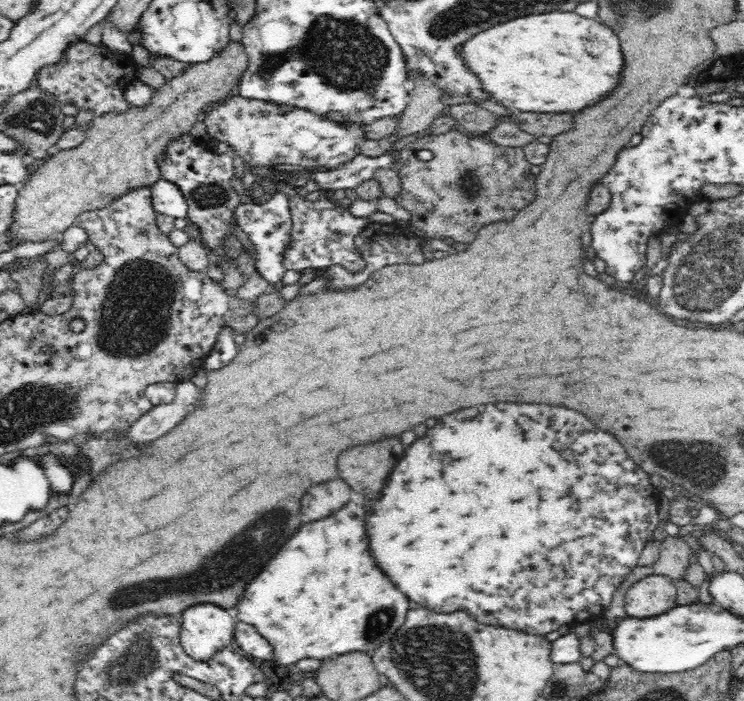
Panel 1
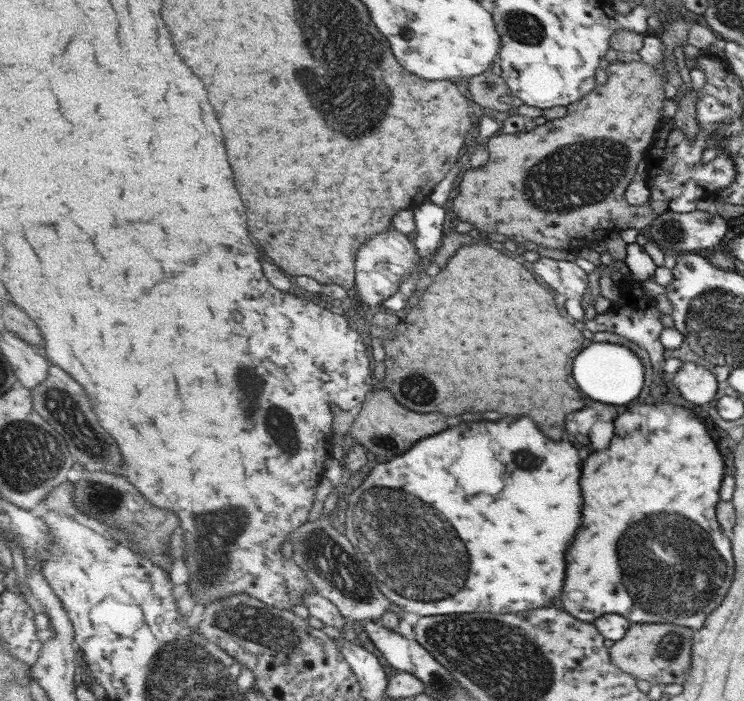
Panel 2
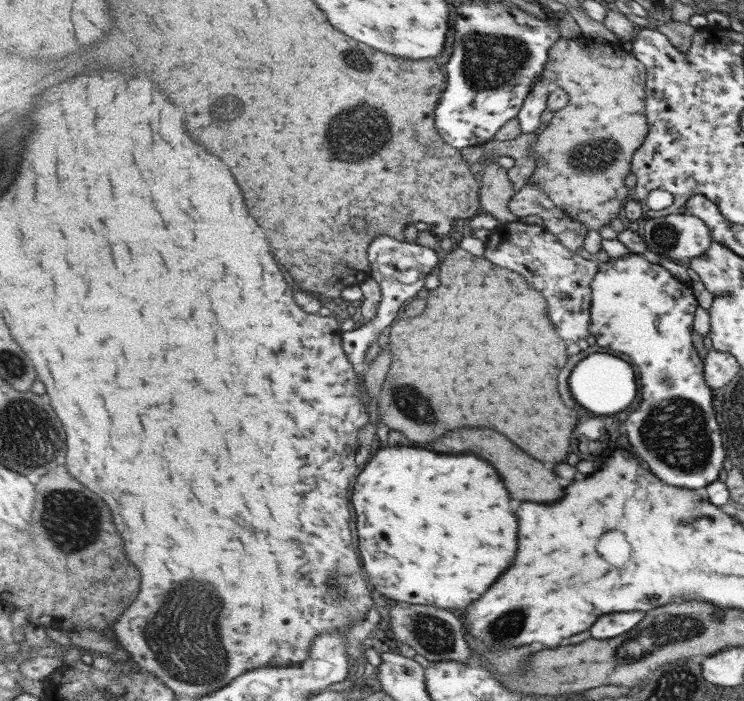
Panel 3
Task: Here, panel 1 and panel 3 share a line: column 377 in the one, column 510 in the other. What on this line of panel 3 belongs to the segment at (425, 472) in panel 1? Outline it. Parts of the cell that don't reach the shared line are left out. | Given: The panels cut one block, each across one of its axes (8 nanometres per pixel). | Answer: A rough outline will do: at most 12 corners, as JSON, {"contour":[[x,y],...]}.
{"contour":[[383,448],[353,496],[368,583],[467,608],[519,522],[475,454]]}

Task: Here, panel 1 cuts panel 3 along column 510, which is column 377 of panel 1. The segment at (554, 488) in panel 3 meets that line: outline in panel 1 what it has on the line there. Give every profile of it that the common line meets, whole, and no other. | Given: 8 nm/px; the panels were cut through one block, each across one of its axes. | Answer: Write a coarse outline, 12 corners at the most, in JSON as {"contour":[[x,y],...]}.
{"contour":[[400,436],[340,454],[340,478],[368,496],[404,454]]}

